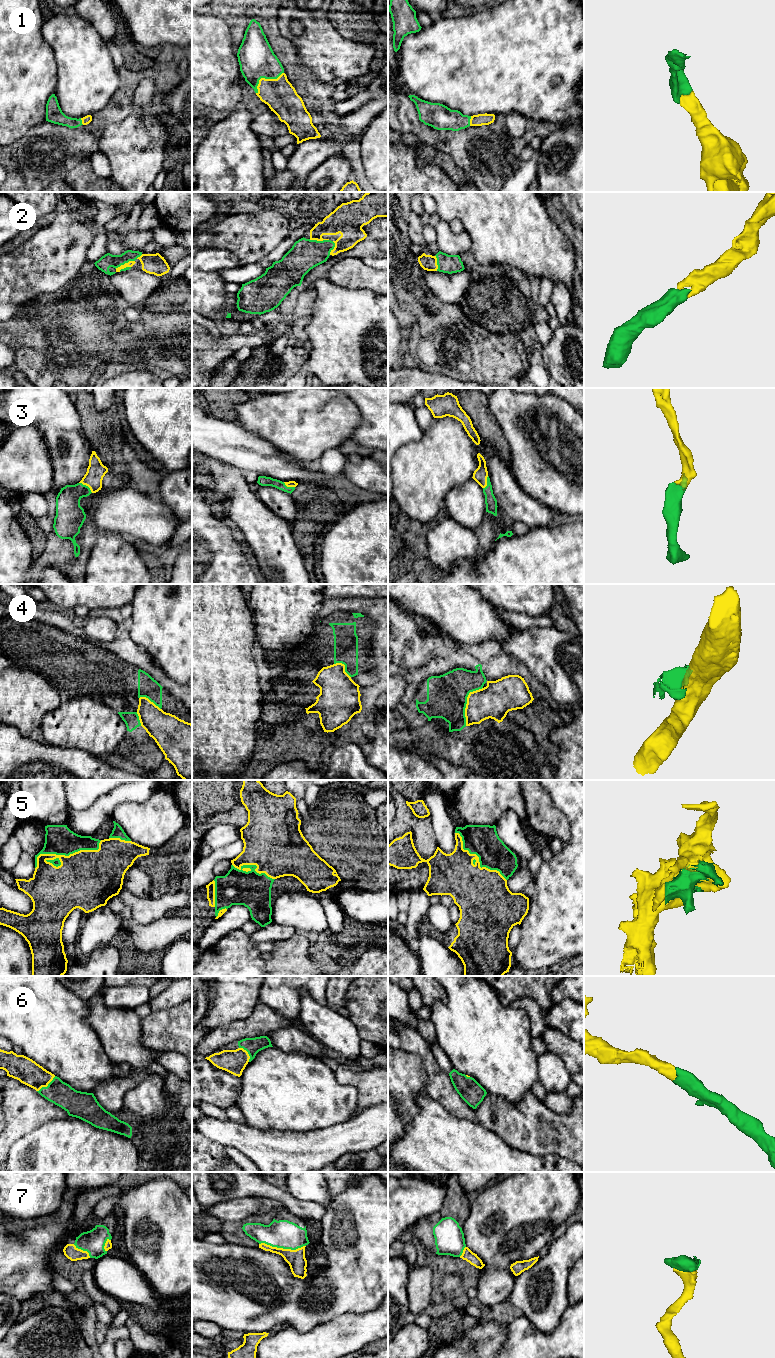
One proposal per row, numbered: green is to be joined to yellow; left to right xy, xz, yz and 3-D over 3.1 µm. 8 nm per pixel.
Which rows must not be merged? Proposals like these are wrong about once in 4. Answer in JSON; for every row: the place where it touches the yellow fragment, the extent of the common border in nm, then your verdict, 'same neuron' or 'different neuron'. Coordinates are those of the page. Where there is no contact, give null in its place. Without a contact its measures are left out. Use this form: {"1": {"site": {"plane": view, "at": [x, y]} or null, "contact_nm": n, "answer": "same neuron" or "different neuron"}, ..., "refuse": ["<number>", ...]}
{"1": {"site": {"plane": "xz", "at": [264, 78]}, "contact_nm": 280, "answer": "same neuron"}, "2": {"site": {"plane": "xy", "at": [125, 263]}, "contact_nm": 170, "answer": "same neuron"}, "3": {"site": {"plane": "xy", "at": [86, 485]}, "contact_nm": 140, "answer": "same neuron"}, "4": {"site": {"plane": "yz", "at": [467, 703]}, "contact_nm": 340, "answer": "different neuron"}, "5": {"site": {"plane": "xy", "at": [66, 856]}, "contact_nm": 600, "answer": "same neuron"}, "6": {"site": {"plane": "xy", "at": [46, 1086]}, "contact_nm": 200, "answer": "same neuron"}, "7": {"site": {"plane": "xz", "at": [282, 1248]}, "contact_nm": 380, "answer": "same neuron"}, "refuse": ["4"]}

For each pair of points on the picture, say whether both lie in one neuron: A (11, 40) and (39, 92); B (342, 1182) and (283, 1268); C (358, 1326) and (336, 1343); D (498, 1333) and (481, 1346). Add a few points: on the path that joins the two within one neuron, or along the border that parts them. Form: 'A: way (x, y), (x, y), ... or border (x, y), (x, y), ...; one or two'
A: way (11, 53), (28, 70), (28, 79); one
B: border (352, 1182), (333, 1196); two
C: way (353, 1331), (347, 1337), (341, 1338); one
D: way (494, 1333), (485, 1342); one

